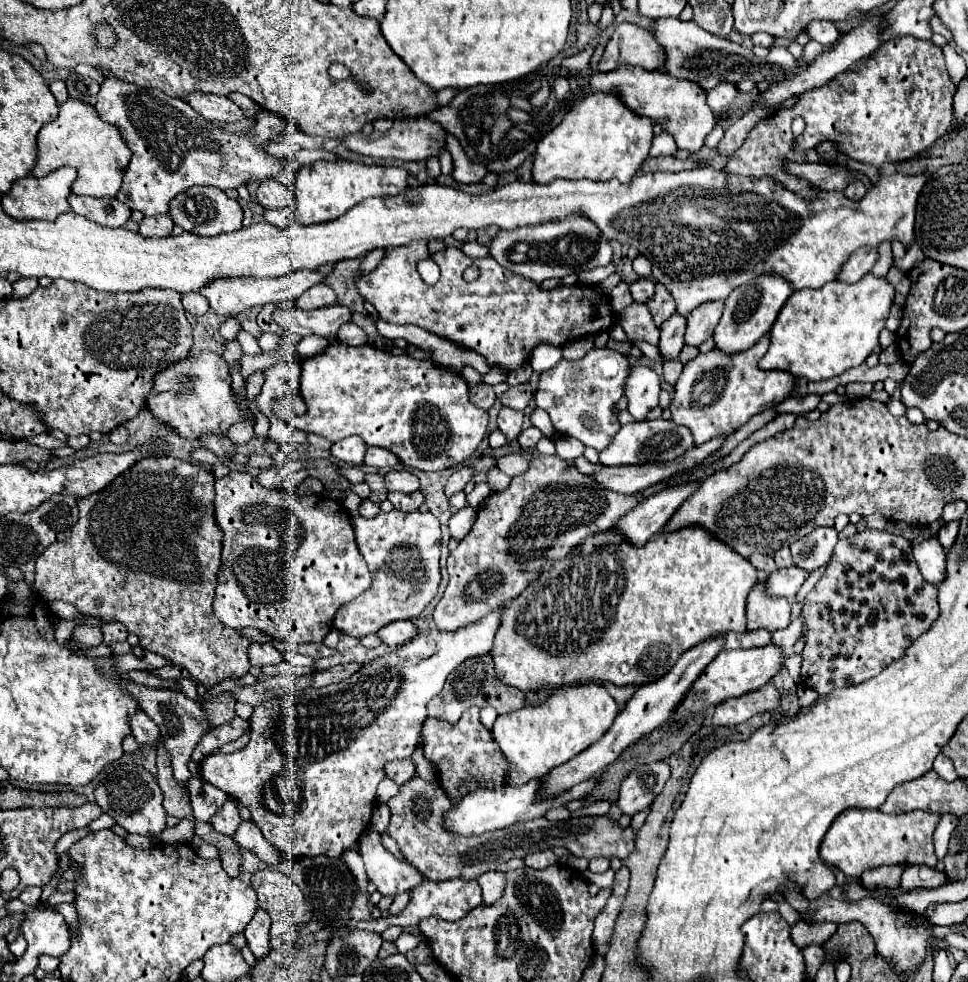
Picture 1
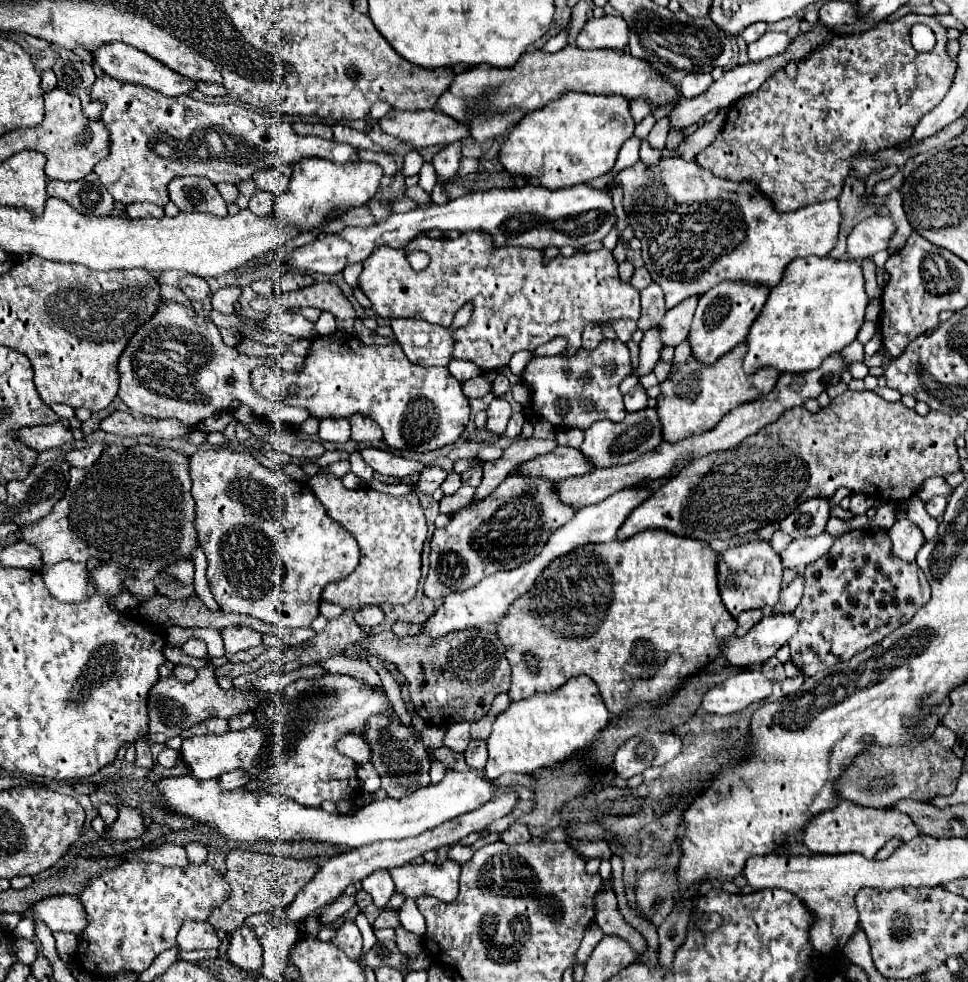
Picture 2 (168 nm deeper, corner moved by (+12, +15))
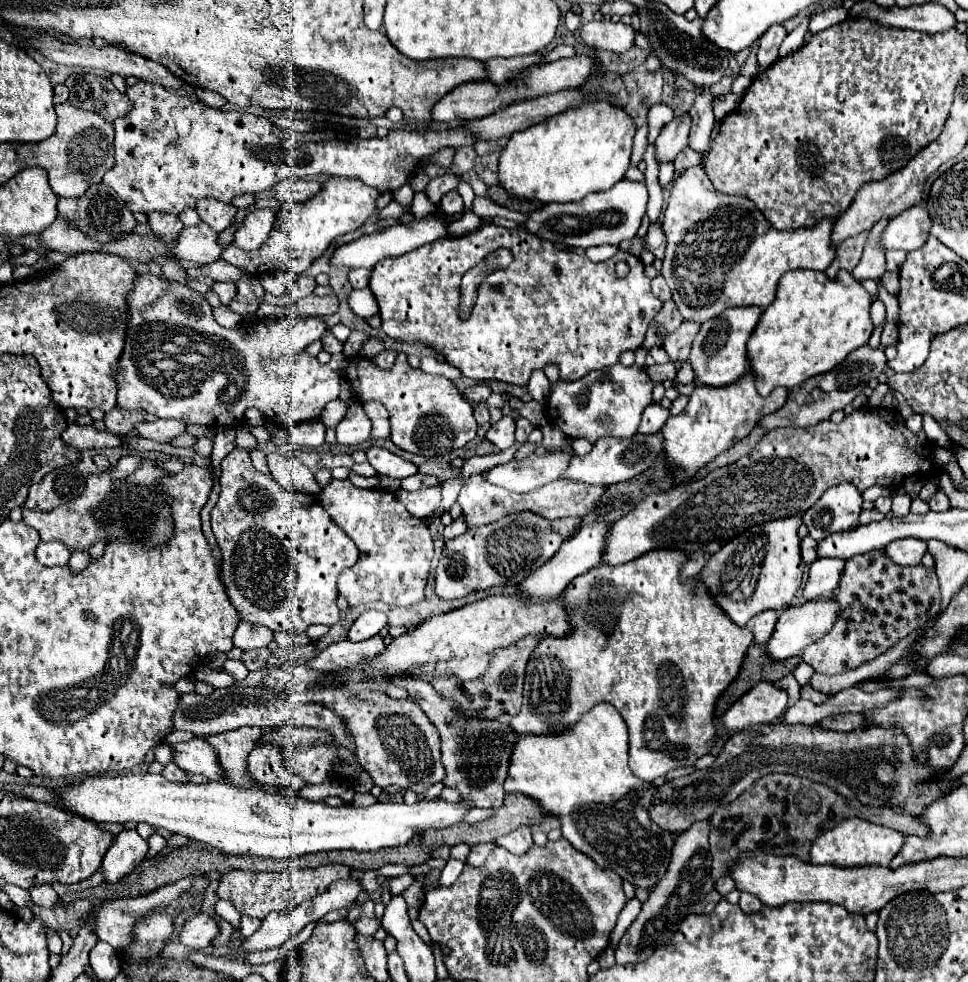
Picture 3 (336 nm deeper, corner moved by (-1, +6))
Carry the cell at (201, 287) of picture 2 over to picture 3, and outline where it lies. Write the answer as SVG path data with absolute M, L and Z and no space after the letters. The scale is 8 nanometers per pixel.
M227 281L227 283L213 283L213 289L215 289L215 293L219 295L221 303L225 303L225 305L227 305L227 303L235 297L235 293L237 293L235 283L231 283L231 281Z

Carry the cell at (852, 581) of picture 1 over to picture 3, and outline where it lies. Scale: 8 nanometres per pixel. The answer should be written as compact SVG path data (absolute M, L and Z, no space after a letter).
M883 551L869 553L871 561L863 559L865 557L855 557L847 561L845 573L835 591L841 611L831 633L803 651L803 661L809 663L817 673L835 675L857 669L859 665L885 653L911 631L923 627L941 609L941 593L933 569L923 565L895 565L889 557L885 557Z

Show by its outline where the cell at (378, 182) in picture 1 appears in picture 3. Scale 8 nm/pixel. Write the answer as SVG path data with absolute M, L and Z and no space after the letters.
M329 177L323 183L319 195L305 203L283 203L277 211L275 225L269 233L269 239L257 251L243 251L235 245L229 245L223 253L223 259L245 273L269 273L269 271L295 271L305 273L309 265L325 253L325 249L341 235L359 229L367 217L375 211L375 201L379 197L377 189L363 185L357 179Z

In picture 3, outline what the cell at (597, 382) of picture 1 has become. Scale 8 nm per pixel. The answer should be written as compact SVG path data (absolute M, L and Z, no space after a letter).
M621 363L591 371L577 381L557 381L551 387L551 395L547 399L551 423L557 425L571 439L587 439L589 443L597 443L601 437L619 437L629 439L637 433L643 409L653 403L651 399L653 381L649 379L645 369L637 365L625 367Z

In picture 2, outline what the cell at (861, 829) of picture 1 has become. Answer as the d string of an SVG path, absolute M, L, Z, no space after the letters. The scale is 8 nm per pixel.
M840 800L836 808L826 810L810 820L810 824L804 830L802 842L814 854L858 852L866 858L874 858L874 852L878 852L888 840L898 838L906 842L906 840L912 840L914 836L920 836L918 826L912 822L910 816L904 816L904 812L898 812L896 808L884 808L884 810L864 808L850 800Z

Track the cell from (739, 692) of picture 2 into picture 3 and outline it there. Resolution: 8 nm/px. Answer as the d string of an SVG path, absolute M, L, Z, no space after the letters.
M757 683L751 691L739 697L723 715L727 729L743 731L751 725L777 721L787 707L787 693L773 683Z

